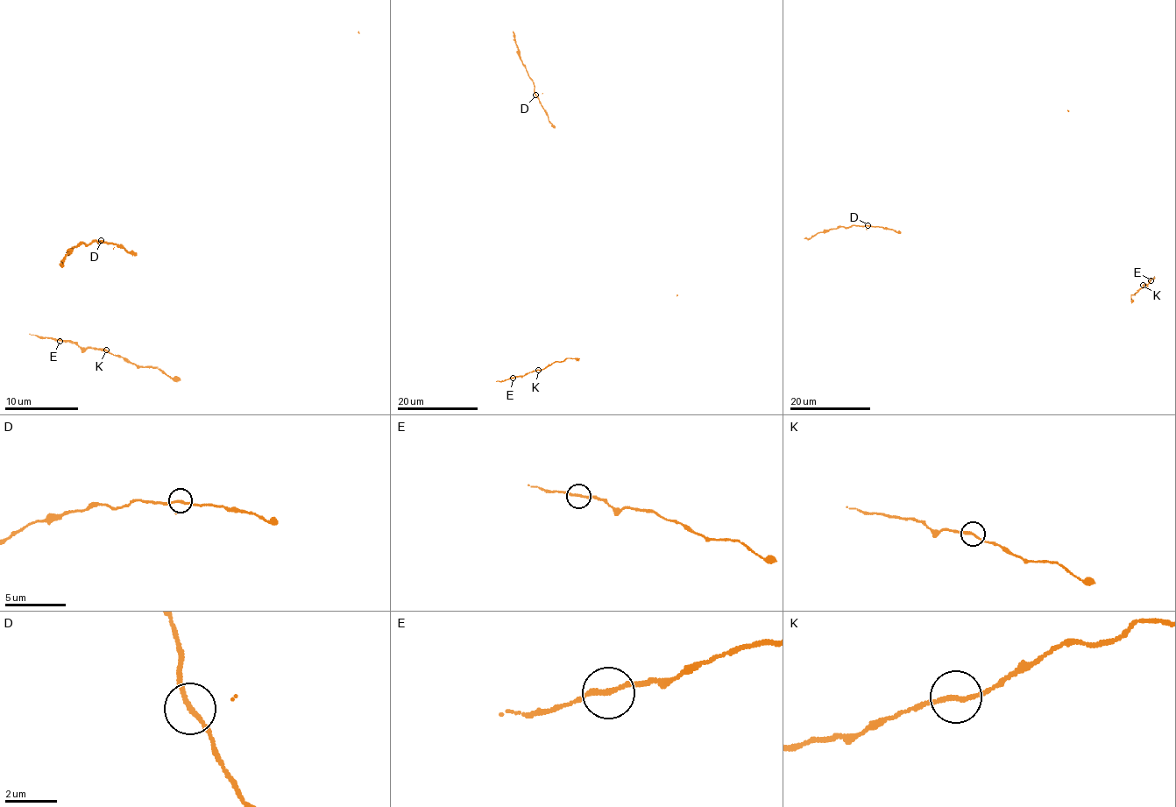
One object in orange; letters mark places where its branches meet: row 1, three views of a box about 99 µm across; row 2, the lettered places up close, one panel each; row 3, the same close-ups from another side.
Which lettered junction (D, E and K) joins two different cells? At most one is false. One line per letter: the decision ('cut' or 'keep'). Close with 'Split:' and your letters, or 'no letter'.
D: cut
E: keep
K: keep
Split: D

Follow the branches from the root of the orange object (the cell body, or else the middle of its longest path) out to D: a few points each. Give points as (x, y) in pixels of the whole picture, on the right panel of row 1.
D: (901, 232), (868, 225)

